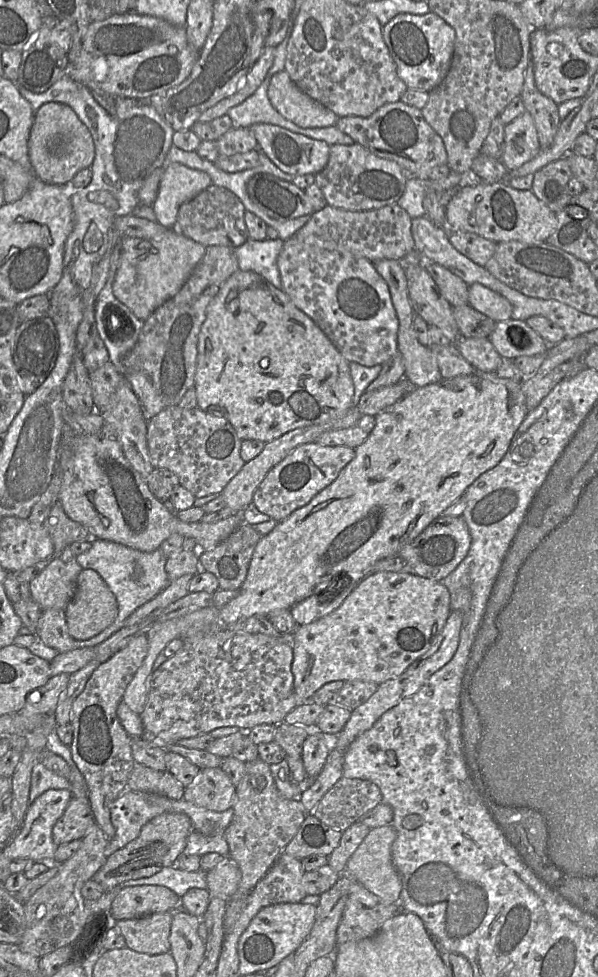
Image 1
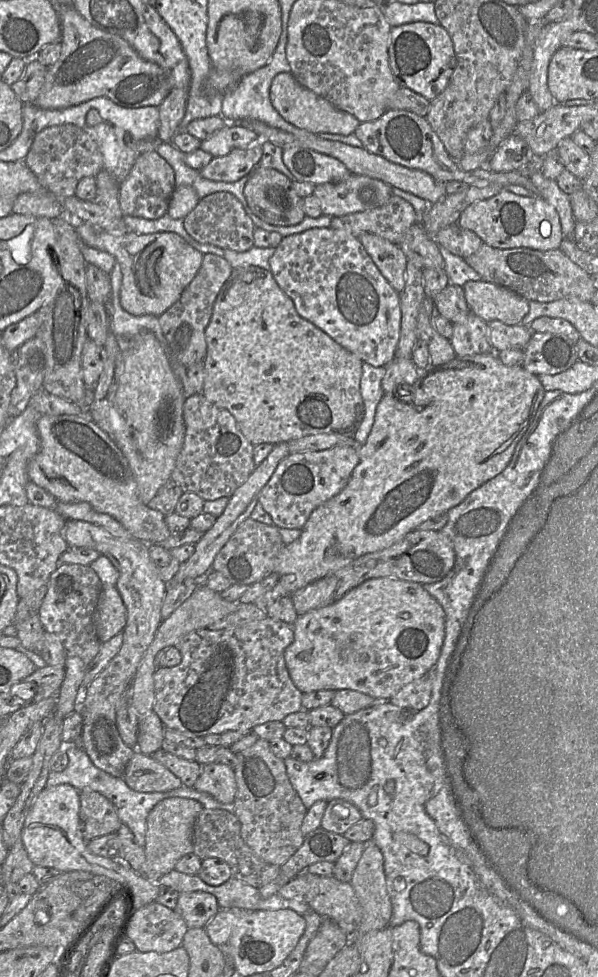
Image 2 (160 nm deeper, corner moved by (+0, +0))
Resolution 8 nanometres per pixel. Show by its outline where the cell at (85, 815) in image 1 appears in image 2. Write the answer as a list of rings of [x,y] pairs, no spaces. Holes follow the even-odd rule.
[[[90,788],[80,791],[79,817],[81,833],[86,841],[116,833],[123,825],[113,803]]]

